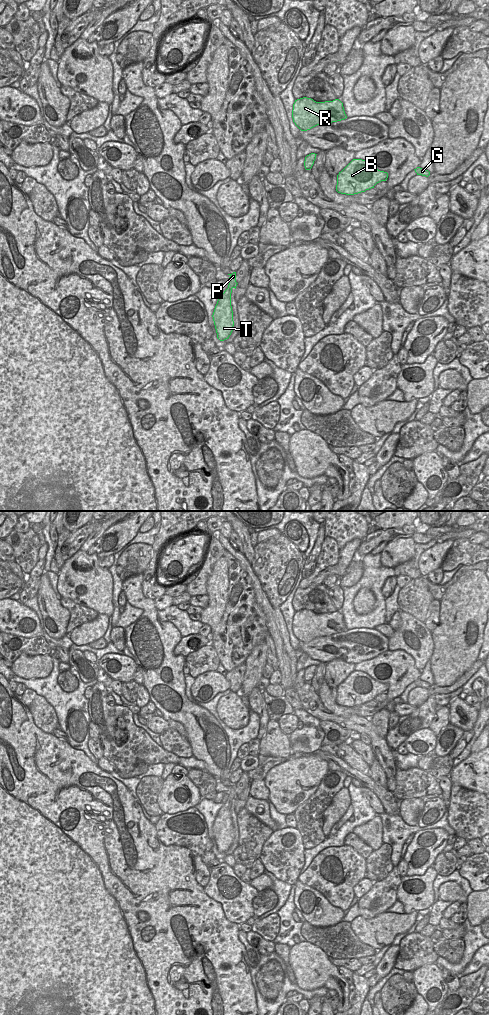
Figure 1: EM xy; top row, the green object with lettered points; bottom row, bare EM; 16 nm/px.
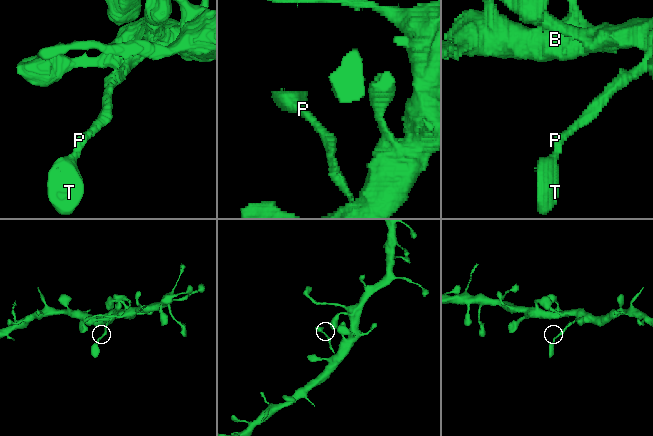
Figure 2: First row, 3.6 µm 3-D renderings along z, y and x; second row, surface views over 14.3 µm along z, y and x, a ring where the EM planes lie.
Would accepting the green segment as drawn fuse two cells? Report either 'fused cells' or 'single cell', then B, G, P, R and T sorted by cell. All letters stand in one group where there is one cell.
single cell; groups B G P R T

